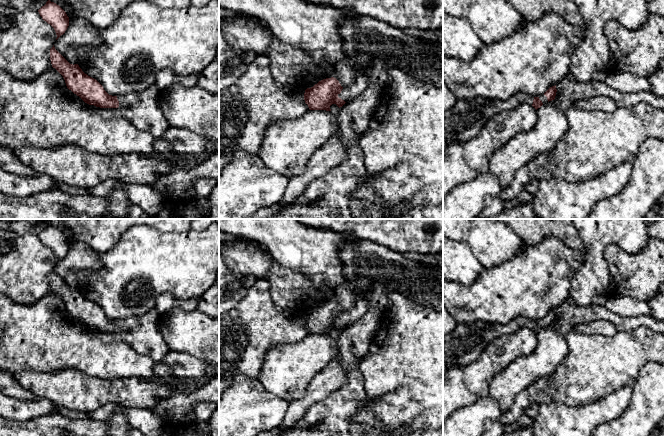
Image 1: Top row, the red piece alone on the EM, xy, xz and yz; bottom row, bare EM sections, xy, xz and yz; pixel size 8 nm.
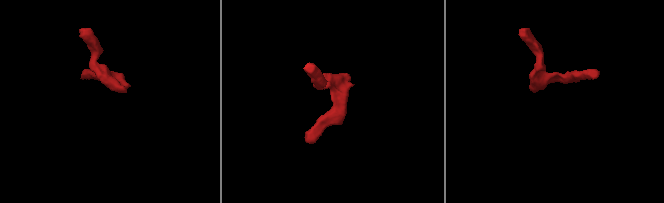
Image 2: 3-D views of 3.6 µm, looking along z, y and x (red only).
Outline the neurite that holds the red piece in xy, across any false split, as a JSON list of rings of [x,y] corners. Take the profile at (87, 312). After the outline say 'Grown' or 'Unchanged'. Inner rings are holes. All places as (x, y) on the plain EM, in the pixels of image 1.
[[[54,271],[50,273],[50,284],[64,302],[66,310],[85,327],[100,332],[123,332],[127,334],[139,324],[136,316],[120,320],[109,319],[94,302],[85,298],[78,288],[70,288]]]. Grown

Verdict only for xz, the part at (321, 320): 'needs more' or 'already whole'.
needs more

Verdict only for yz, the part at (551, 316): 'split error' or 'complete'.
split error

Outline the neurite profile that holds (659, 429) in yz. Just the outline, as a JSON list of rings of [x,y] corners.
[[[664,418],[658,422],[649,436],[664,436]]]

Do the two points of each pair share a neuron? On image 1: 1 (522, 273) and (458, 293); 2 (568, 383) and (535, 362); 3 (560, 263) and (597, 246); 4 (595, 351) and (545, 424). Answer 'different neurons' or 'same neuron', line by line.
1: same neuron
2: different neurons
3: different neurons
4: different neurons

